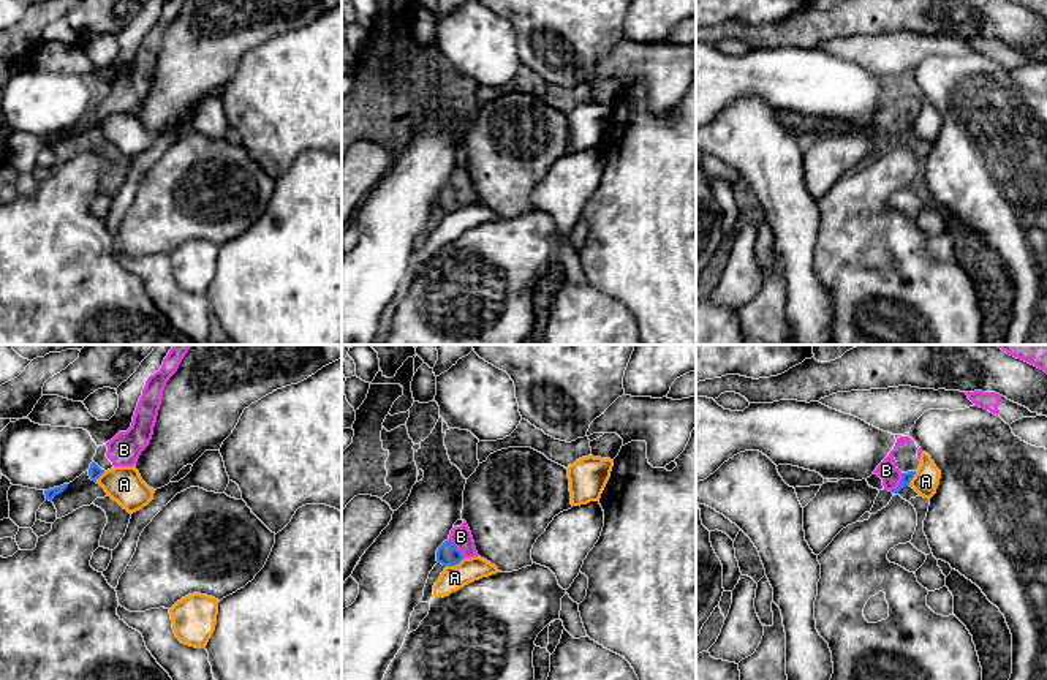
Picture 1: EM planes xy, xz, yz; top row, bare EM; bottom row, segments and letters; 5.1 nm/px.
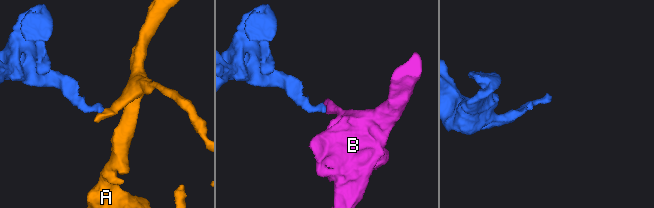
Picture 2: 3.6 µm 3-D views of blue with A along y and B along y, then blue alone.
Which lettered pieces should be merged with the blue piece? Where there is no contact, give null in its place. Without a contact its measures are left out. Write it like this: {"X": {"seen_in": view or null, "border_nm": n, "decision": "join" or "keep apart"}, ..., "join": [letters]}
{"A": {"seen_in": "xz", "border_nm": 100, "decision": "keep apart"}, "B": {"seen_in": "yz", "border_nm": 110, "decision": "join"}, "join": ["B"]}

